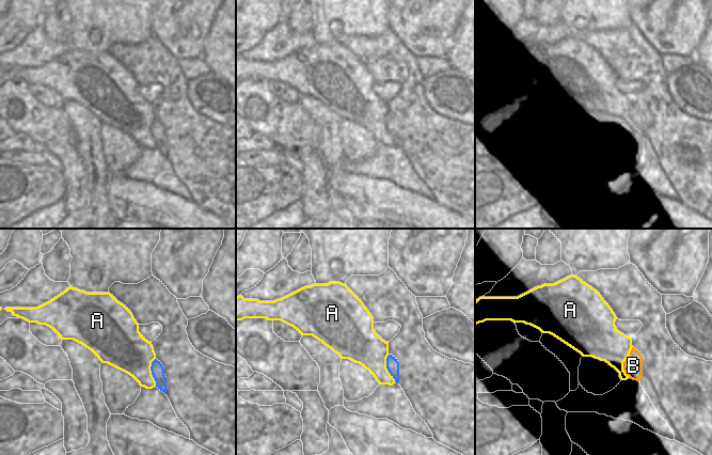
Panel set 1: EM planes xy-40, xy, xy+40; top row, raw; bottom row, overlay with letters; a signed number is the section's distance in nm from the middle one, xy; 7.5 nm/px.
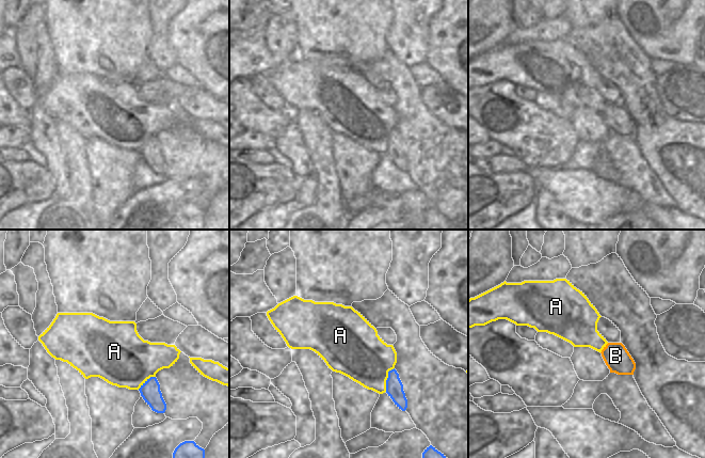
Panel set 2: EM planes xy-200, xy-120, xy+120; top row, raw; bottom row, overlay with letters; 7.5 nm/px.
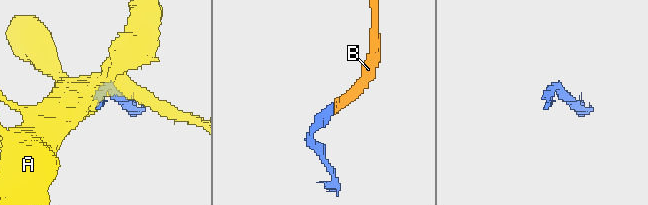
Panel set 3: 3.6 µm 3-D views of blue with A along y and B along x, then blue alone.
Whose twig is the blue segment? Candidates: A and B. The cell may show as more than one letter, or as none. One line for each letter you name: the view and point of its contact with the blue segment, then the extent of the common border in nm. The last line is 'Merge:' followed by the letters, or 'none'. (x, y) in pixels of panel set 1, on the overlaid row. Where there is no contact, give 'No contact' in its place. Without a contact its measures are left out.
B: No contact
Merge: B.

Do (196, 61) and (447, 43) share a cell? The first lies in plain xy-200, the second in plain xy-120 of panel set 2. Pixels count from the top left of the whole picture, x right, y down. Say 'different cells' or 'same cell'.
same cell

